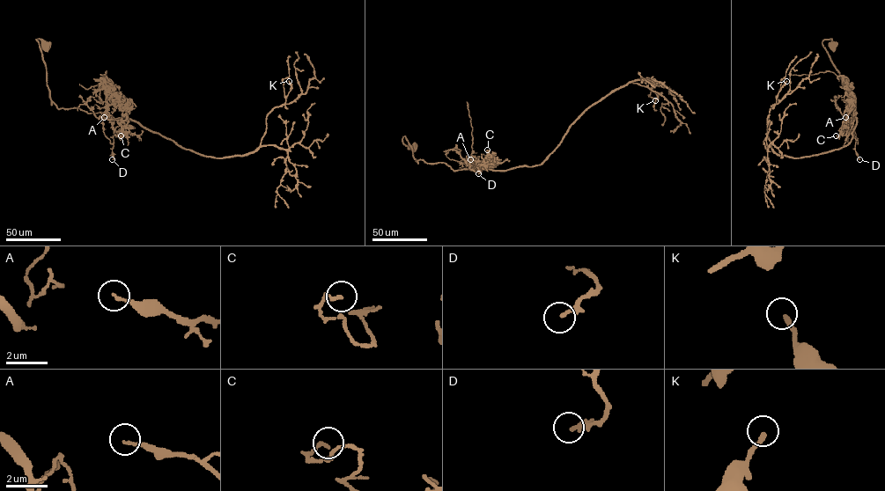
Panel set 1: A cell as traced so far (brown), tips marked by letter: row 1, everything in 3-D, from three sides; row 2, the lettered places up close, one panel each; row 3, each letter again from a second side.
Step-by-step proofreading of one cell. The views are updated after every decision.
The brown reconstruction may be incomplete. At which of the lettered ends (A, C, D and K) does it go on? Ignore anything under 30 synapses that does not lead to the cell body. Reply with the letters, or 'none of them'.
none of them

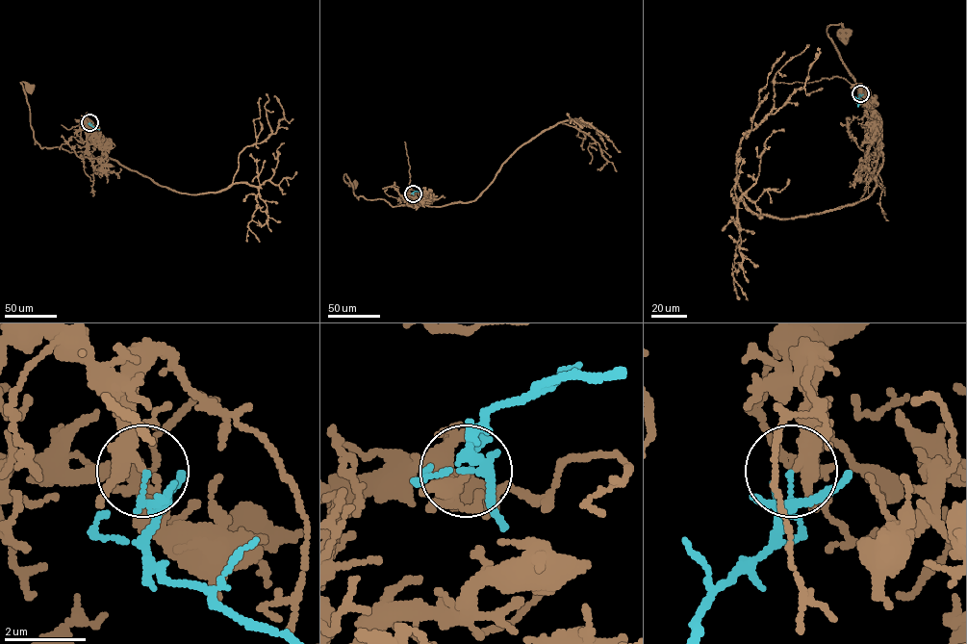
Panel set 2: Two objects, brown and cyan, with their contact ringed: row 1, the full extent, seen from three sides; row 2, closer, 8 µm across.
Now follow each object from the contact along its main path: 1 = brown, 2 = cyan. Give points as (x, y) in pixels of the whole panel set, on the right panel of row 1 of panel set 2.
1: (860, 93), (865, 86), (883, 145), (866, 133), (870, 125), (854, 78), (827, 30), (842, 24), (847, 33)
2: (860, 93), (856, 100), (858, 106)

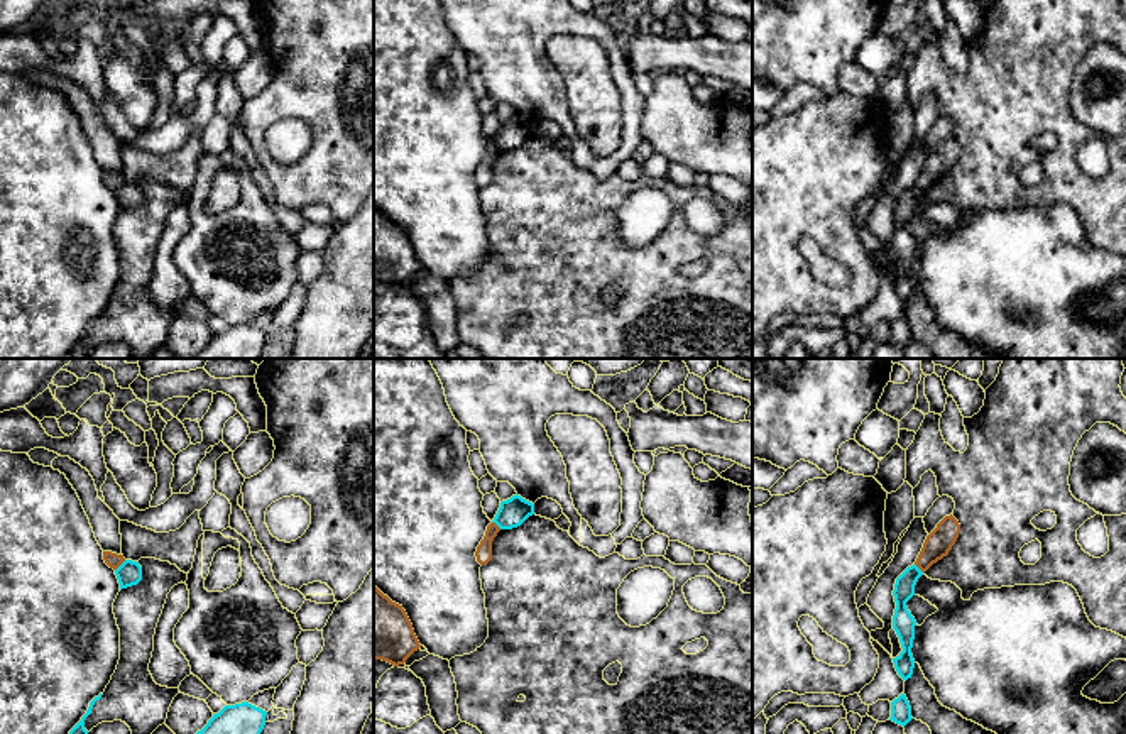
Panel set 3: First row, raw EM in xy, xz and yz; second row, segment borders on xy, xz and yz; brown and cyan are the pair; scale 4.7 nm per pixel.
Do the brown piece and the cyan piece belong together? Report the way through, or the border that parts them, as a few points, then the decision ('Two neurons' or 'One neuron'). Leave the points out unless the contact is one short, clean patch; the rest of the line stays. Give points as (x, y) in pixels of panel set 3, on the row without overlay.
Boundary: xy (125, 181), (115, 191). Two neurons

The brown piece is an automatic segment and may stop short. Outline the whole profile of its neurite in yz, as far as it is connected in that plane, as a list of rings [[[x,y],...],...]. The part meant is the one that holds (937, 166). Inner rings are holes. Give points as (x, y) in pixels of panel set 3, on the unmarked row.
[[[950,135],[926,157],[915,186],[925,194],[933,184],[948,176],[960,154],[959,142]]]

